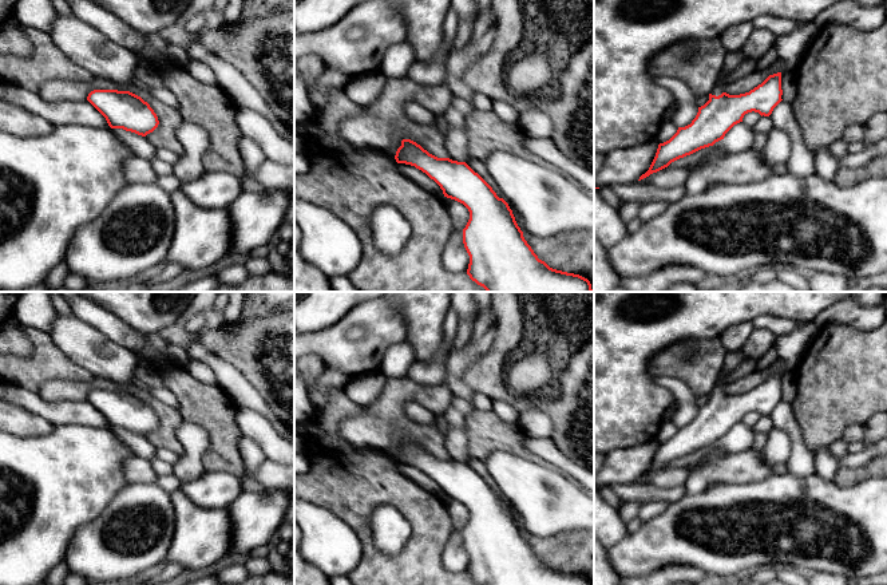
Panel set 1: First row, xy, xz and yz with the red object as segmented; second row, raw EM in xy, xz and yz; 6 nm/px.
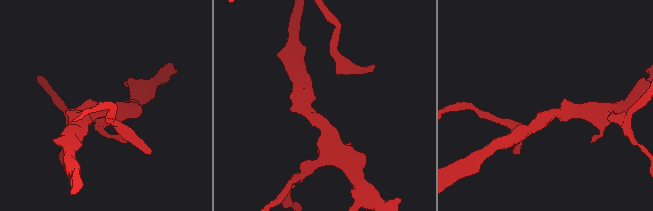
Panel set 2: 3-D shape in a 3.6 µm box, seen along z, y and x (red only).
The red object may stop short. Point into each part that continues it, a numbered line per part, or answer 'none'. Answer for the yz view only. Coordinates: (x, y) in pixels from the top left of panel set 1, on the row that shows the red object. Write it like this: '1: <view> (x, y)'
1: yz (732, 59)

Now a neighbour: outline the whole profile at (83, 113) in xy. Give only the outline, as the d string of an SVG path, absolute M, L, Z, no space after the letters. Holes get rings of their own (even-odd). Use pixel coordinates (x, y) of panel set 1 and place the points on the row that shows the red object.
M0 82L0 98L47 119L54 126L78 124L87 127L108 127L106 118L88 100L48 102L35 91L7 82Z

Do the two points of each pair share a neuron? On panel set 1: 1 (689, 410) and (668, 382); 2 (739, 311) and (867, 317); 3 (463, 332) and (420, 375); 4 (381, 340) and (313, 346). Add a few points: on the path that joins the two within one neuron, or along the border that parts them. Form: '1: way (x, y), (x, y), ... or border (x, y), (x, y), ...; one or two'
1: way (686, 403), (674, 388); one
2: border (831, 305), (824, 308), (812, 320); two
3: border (459, 320), (456, 336); two
4: way (364, 347), (331, 346); one

